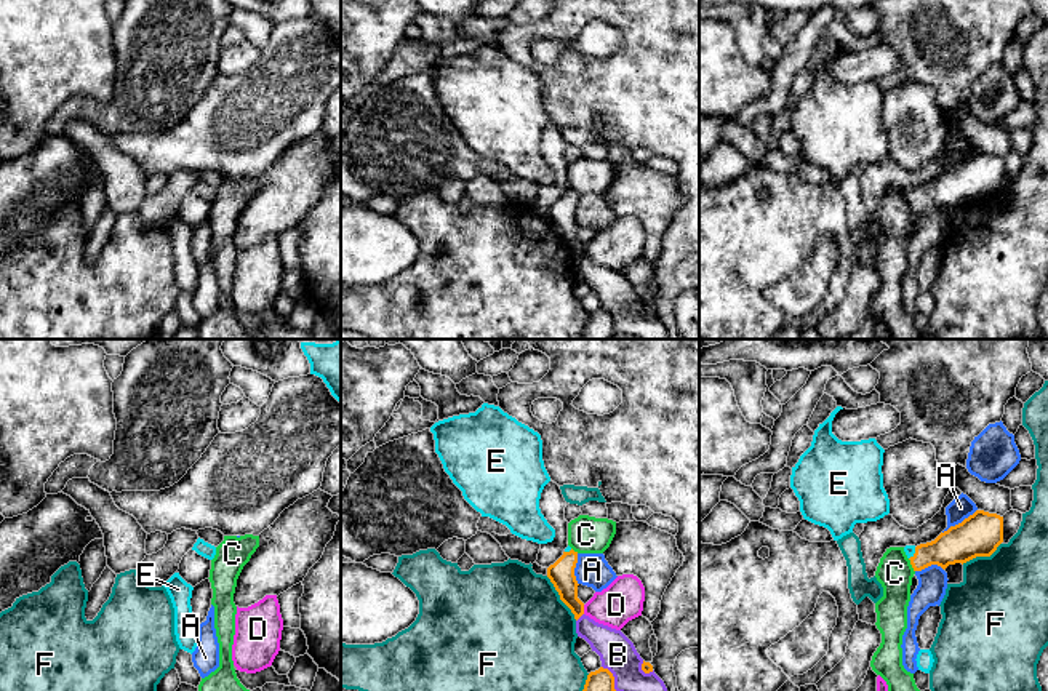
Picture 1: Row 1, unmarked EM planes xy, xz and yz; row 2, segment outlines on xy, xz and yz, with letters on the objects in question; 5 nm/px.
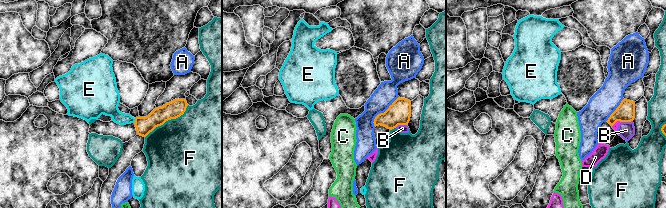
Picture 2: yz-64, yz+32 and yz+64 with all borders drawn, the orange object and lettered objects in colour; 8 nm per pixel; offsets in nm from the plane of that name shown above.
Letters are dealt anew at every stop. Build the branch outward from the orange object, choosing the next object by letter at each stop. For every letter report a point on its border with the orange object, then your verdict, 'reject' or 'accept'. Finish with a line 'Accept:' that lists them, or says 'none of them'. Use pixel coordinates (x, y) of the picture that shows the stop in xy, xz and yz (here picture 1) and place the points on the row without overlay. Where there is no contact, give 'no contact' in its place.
A: yz (959, 165) | reject
B: xz (580, 258) | reject
C: yz (911, 205) | reject
D: xz (583, 251) | reject
E: yz (914, 195) | accept
F: xz (560, 240) | reject
Accept: E

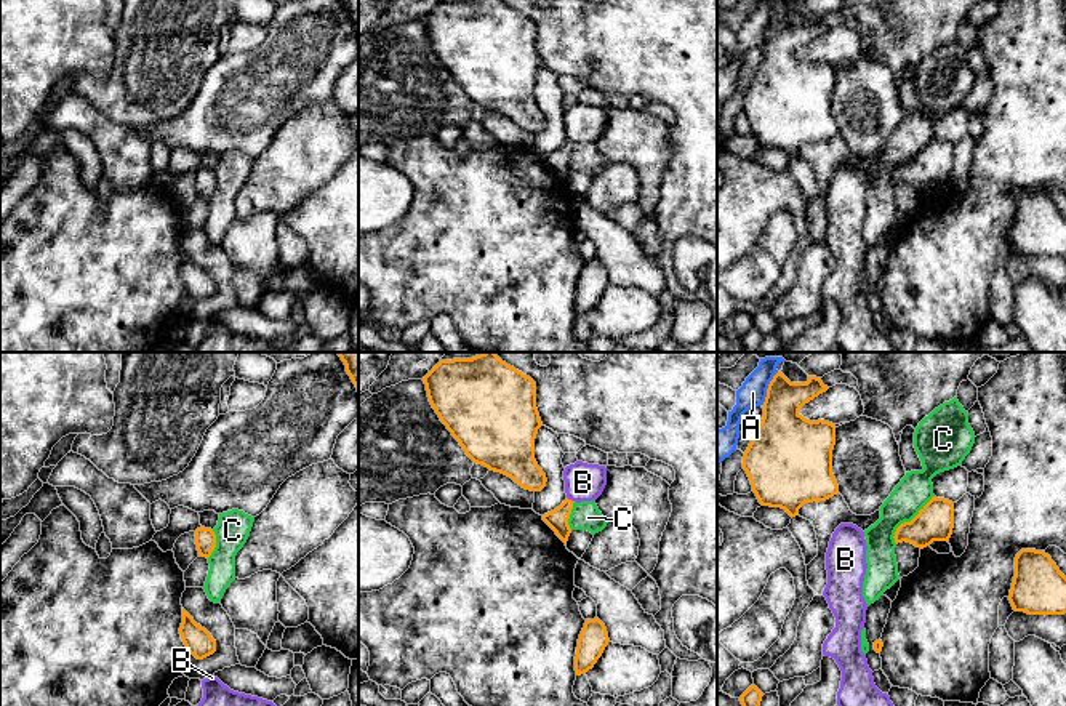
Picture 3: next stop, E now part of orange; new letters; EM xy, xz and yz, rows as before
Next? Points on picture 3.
A: yz (769, 29) | reject
B: xz (570, 141) | reject
C: yz (908, 164) | reject
Accept: none of them

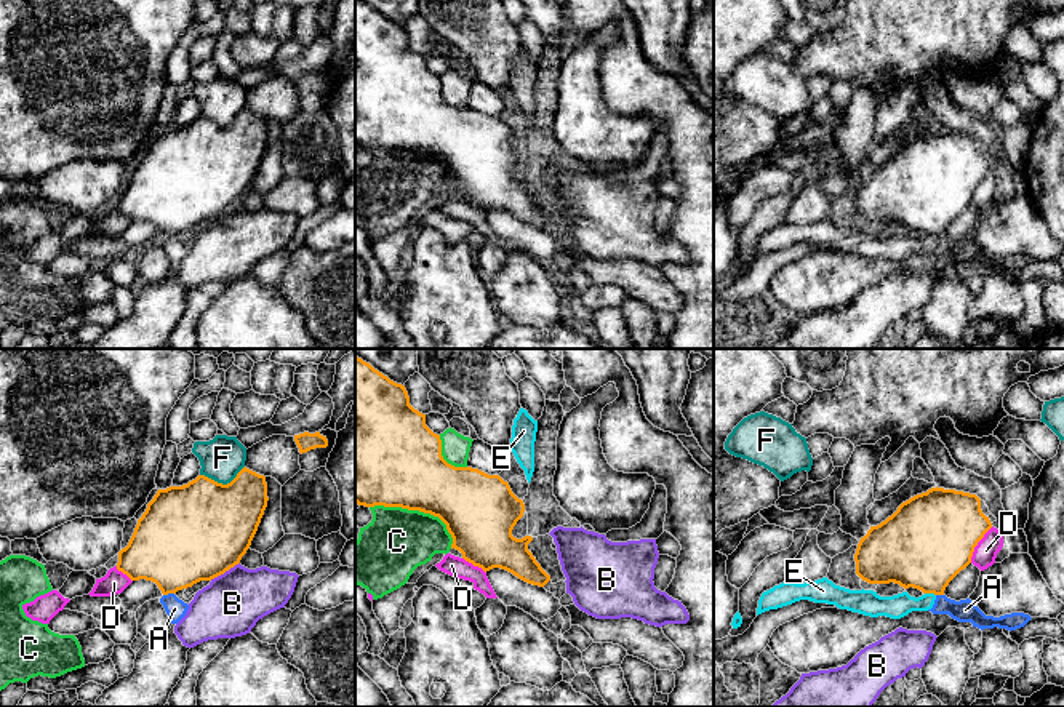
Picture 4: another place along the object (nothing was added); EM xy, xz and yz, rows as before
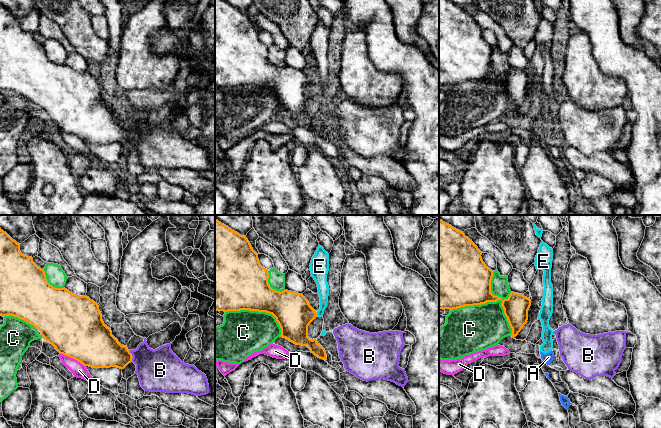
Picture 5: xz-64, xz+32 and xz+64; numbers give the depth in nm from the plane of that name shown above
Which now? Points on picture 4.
A: xy (168, 234) | reject
B: xy (224, 213) | reject
C: xz (420, 152) | reject
D: yz (976, 186) | reject
E: yz (930, 234) | accept
F: xy (221, 125) | reject
Accept: E

